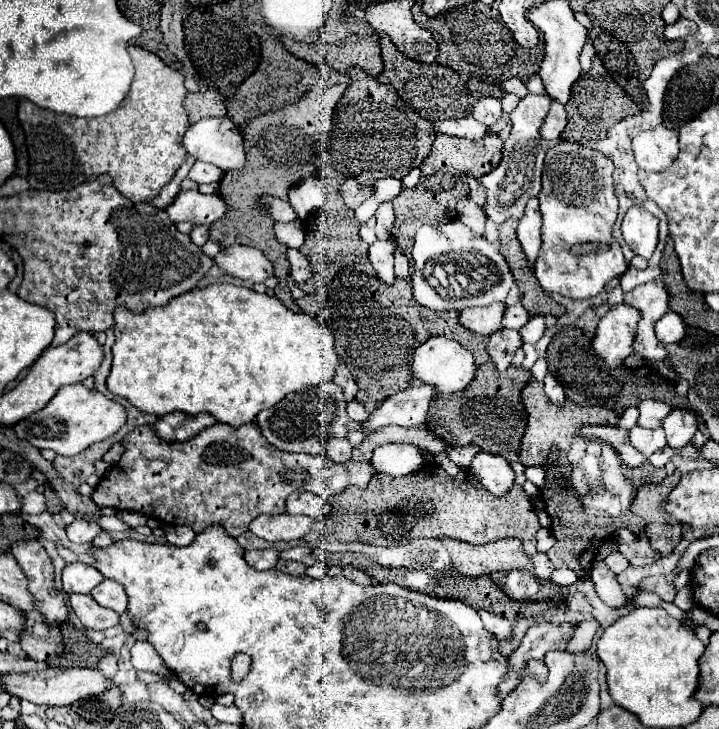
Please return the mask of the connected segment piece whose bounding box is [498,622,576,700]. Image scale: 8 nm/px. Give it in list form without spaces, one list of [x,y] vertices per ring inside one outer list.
[[[534,624],[524,634],[520,646],[510,652],[508,656],[508,672],[506,678],[498,684],[498,696],[500,700],[508,696],[522,680],[526,662],[530,658],[544,660],[544,654],[548,650],[566,650],[568,638],[574,634],[576,624]]]

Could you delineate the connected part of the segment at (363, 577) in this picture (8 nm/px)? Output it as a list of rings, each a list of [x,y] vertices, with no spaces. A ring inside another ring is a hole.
[[[344,566],[344,568],[342,568],[342,574],[344,574],[348,580],[352,580],[352,582],[372,584],[372,578],[370,578],[366,572],[362,572],[362,570],[356,570],[356,568],[350,570],[350,566]]]

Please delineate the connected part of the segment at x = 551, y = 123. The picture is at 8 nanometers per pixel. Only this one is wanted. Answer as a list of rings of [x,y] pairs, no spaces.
[[[552,100],[550,112],[548,112],[548,116],[546,116],[546,120],[544,120],[542,128],[540,128],[540,136],[544,140],[554,140],[554,138],[558,138],[562,134],[564,126],[566,126],[566,110],[564,110],[562,104]]]

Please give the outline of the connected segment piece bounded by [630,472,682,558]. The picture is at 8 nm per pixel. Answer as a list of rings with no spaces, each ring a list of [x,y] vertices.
[[[682,474],[668,476],[662,484],[646,484],[636,492],[636,498],[632,502],[632,512],[642,516],[646,520],[646,536],[652,544],[652,548],[658,552],[658,556],[670,556],[674,546],[682,538],[682,526],[666,516],[664,512],[664,500],[668,492],[678,484]]]

